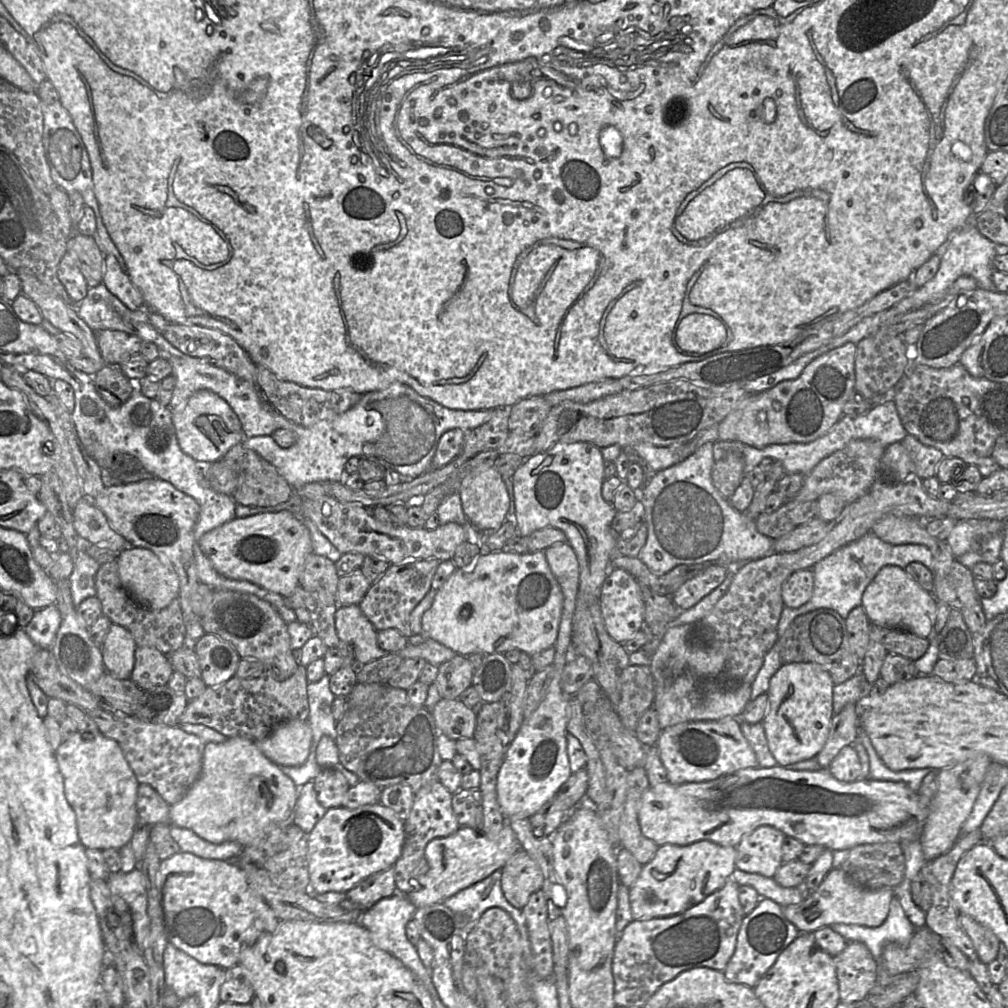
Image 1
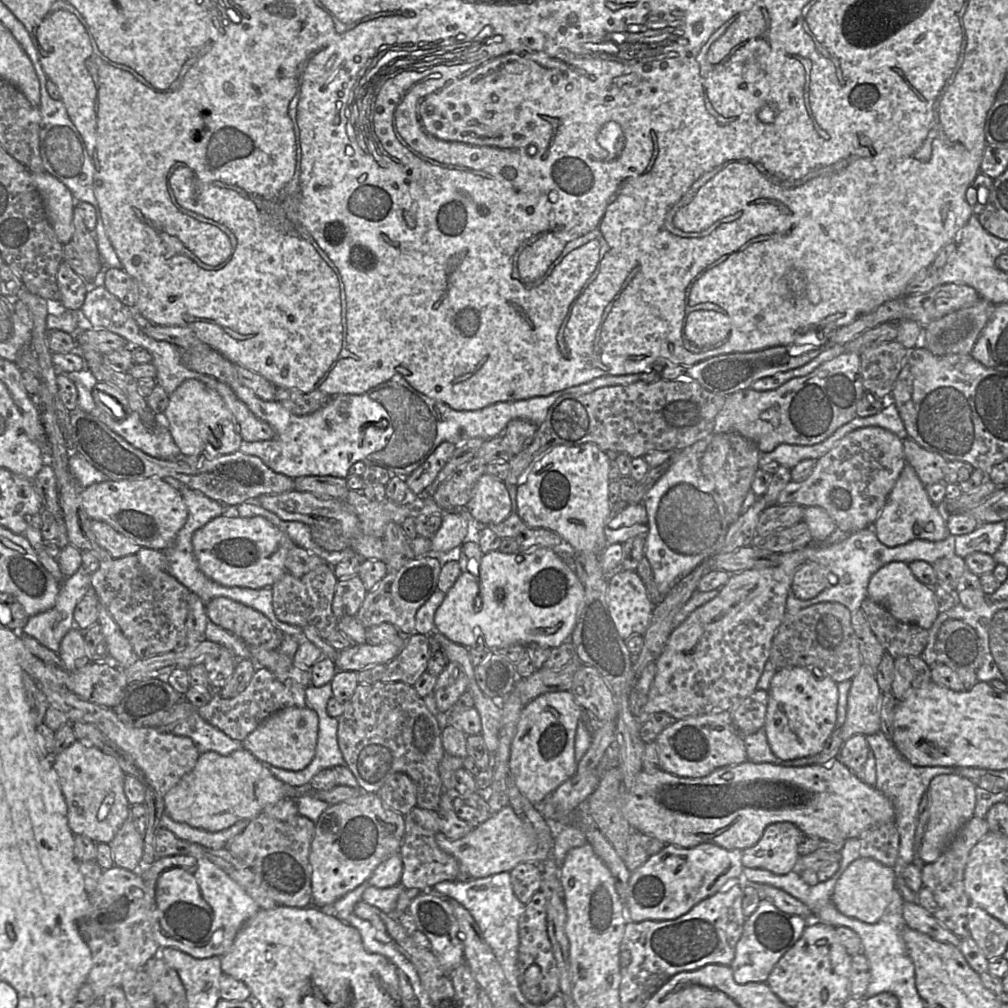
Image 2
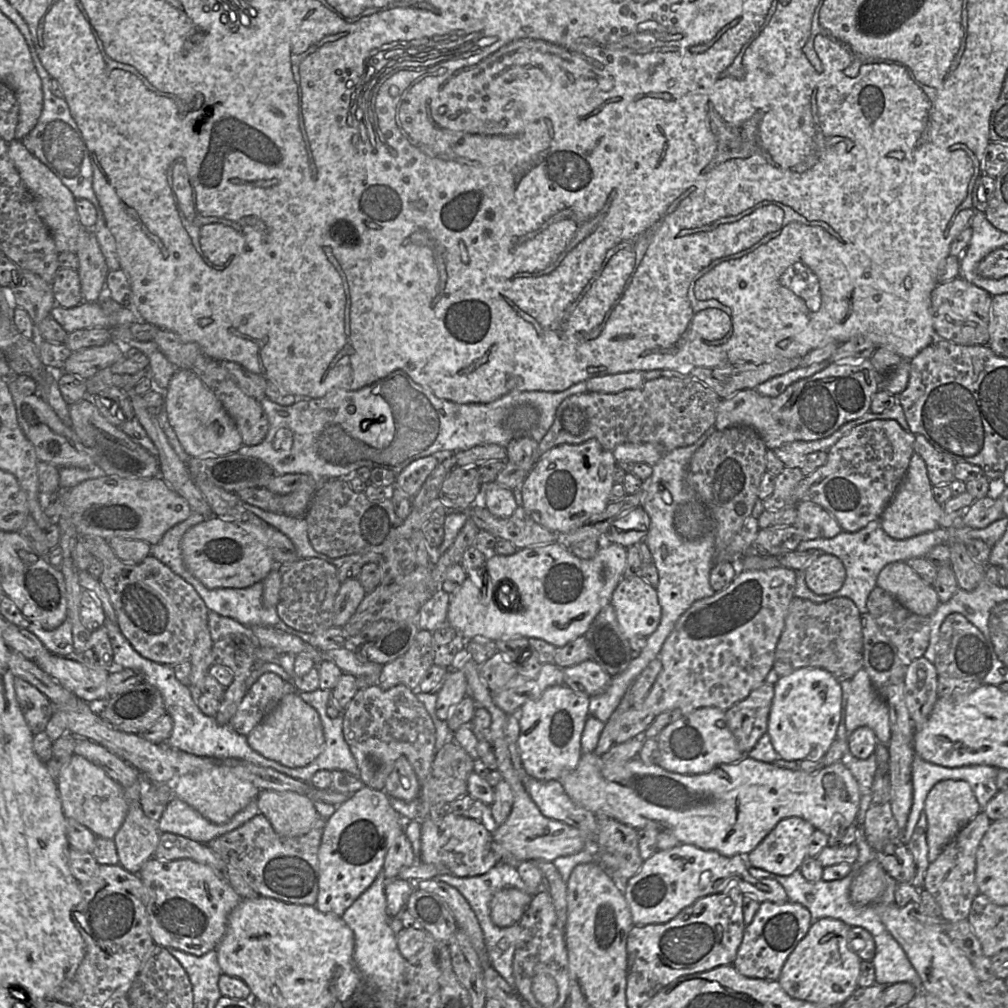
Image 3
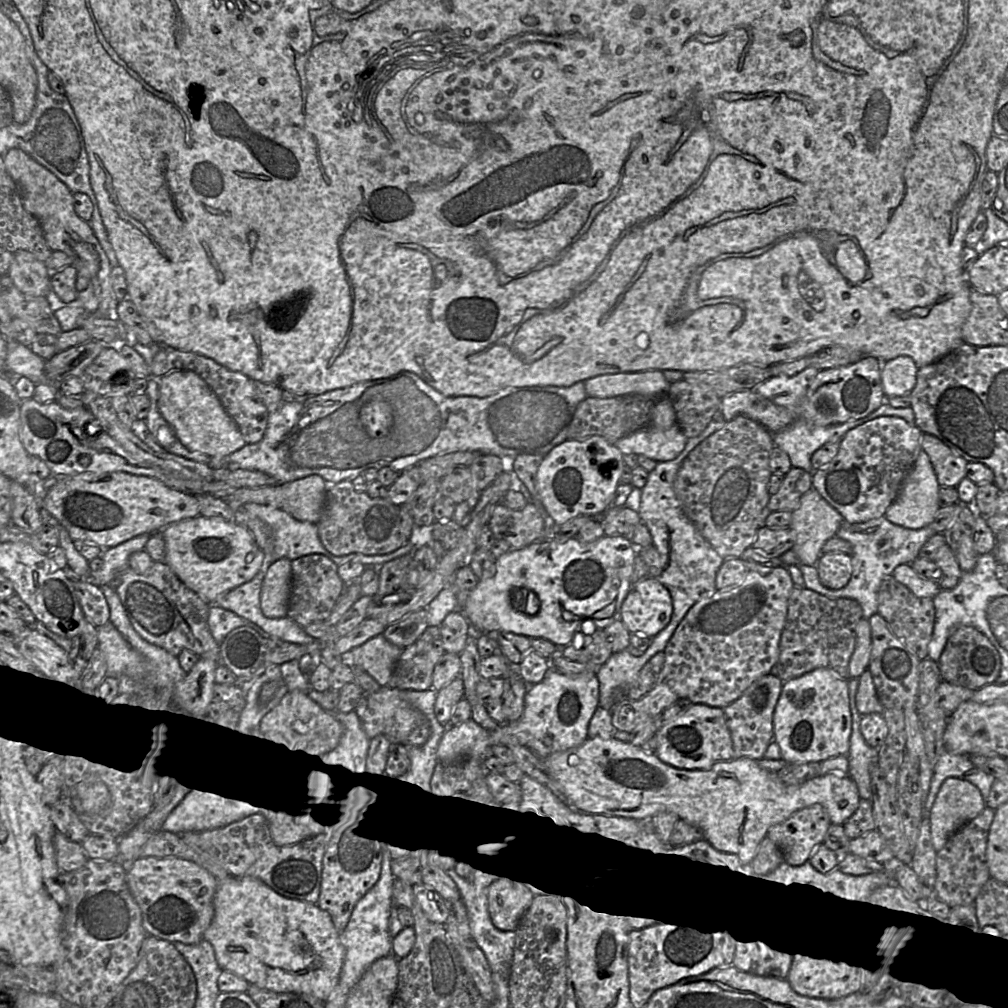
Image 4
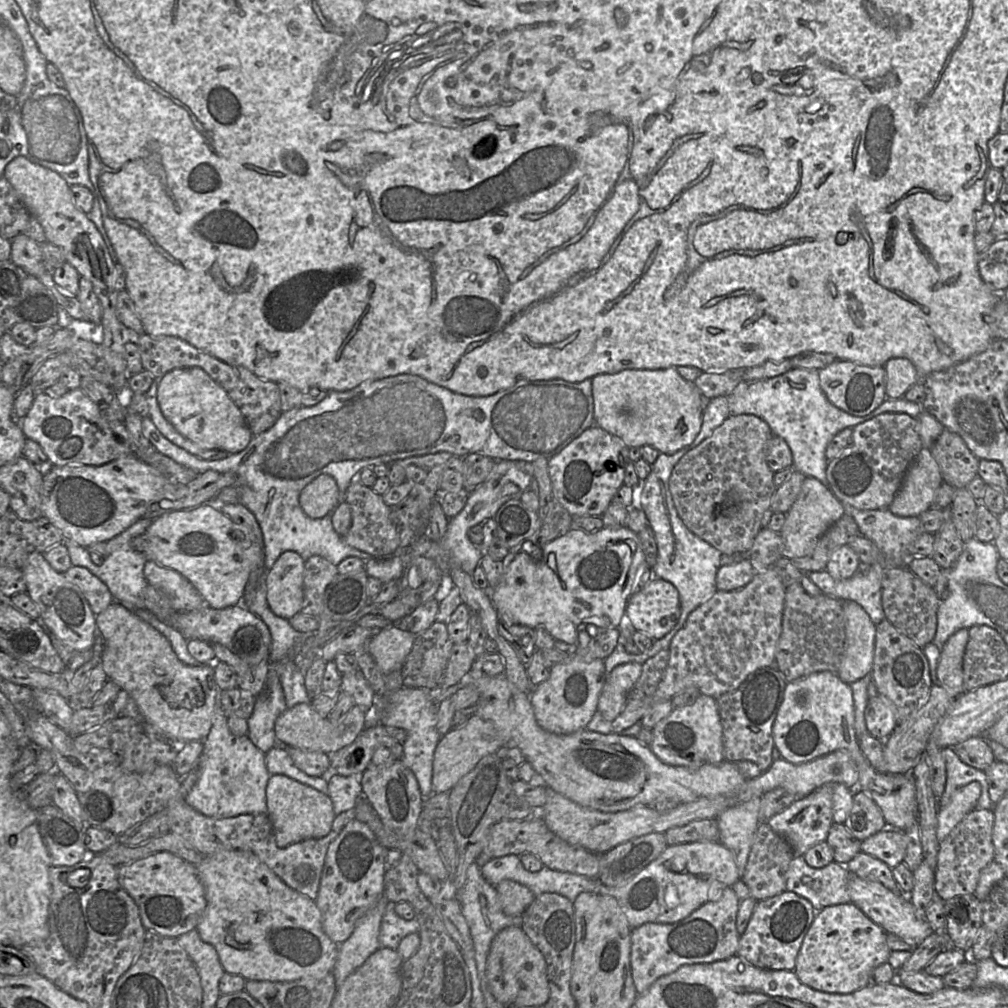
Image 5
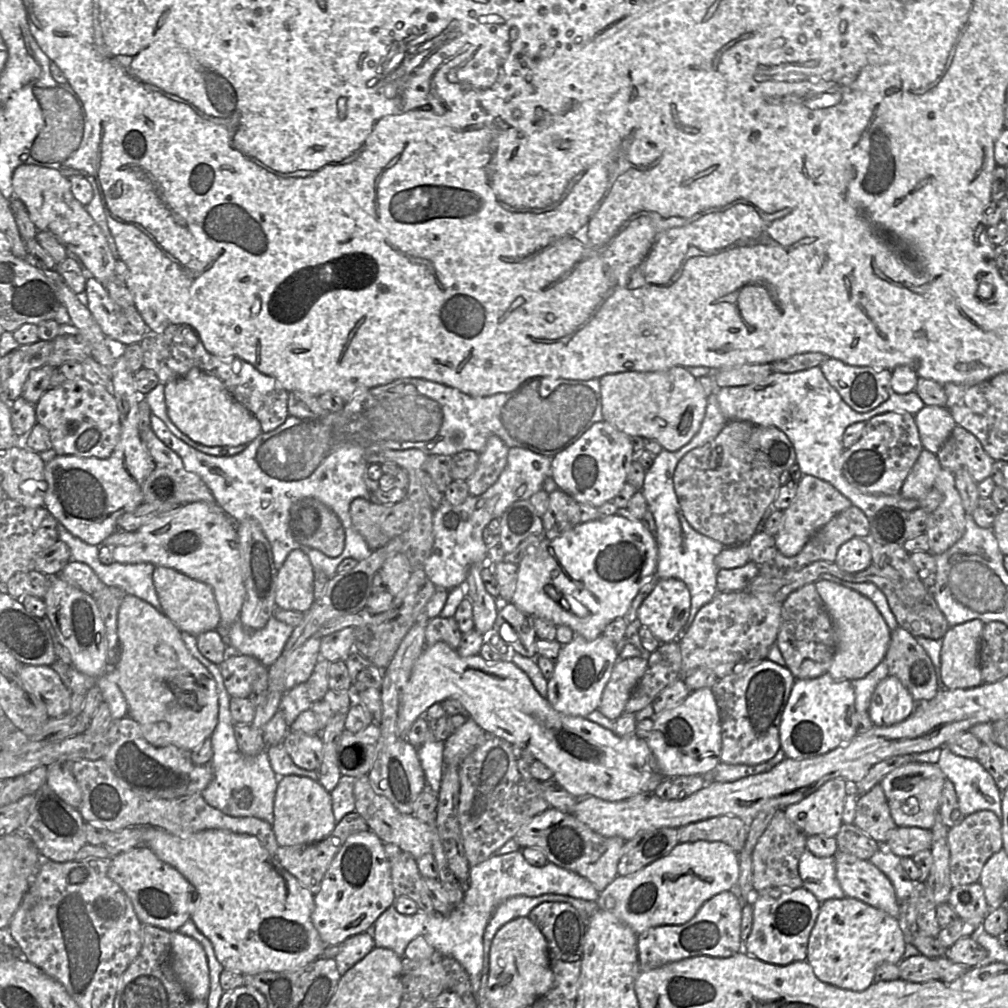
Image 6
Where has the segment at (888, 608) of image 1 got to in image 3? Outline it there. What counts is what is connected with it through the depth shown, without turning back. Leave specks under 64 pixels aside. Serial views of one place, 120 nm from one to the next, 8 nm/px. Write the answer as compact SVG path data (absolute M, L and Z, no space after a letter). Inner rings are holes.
M904 561L887 564L877 577L877 587L889 592L903 606L919 615L931 616L940 604L934 587Z

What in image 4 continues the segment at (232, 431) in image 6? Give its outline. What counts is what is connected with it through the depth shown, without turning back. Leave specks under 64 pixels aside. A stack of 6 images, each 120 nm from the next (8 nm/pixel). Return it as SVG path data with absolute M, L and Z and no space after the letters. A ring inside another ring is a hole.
M173 371L161 377L159 385L159 409L188 450L210 457L226 457L246 445L239 428L227 414L217 395L196 372Z

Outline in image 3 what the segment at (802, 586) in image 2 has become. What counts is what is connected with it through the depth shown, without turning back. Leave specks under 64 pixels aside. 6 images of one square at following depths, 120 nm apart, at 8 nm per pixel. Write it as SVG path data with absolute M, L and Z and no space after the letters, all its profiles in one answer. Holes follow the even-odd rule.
M823 553L804 570L805 582L817 595L838 591L844 584L846 570L843 562L832 554Z

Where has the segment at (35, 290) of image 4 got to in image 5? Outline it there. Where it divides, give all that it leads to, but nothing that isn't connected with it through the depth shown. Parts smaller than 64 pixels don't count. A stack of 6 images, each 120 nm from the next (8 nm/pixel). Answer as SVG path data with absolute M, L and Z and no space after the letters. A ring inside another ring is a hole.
M24 234L15 236L10 242L10 260L15 265L35 277L40 277L46 271L46 262L41 250L41 244Z

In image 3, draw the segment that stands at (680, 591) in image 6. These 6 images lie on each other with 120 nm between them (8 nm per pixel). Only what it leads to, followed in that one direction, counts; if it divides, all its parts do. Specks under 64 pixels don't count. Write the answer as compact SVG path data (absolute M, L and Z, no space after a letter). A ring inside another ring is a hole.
M641 576L623 577L613 591L610 603L628 640L648 637L660 623L657 590Z

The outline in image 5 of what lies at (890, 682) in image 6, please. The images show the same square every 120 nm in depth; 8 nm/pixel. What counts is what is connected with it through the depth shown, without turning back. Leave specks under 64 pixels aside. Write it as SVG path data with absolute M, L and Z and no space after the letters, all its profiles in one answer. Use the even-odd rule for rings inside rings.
M884 696L871 697L865 709L868 732L879 740L885 740L897 726L895 708Z

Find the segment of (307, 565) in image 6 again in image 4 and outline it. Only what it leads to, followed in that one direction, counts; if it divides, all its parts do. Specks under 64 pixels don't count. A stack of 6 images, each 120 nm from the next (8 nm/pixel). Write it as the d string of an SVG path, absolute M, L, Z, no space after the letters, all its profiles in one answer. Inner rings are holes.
M281 558L267 564L260 605L263 614L268 618L282 618L288 614L292 579L291 563L288 558Z

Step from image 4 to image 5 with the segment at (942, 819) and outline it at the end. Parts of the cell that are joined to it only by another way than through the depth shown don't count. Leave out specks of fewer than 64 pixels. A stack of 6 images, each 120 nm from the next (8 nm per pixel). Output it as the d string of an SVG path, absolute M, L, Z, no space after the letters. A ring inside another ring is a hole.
M971 782L955 789L947 806L939 806L936 831L937 840L939 842L942 842L954 827L969 812L975 809L980 794L980 784L978 782Z

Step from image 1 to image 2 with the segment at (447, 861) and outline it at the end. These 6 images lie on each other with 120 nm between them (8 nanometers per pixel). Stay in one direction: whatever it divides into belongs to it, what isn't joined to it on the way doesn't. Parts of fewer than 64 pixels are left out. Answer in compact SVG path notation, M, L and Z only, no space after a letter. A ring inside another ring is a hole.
M509 805L490 816L480 826L473 828L463 838L450 840L442 834L437 834L435 840L442 851L457 860L459 872L456 880L458 881L509 872L520 863L541 863L551 856L550 843L538 843L534 830L526 827Z

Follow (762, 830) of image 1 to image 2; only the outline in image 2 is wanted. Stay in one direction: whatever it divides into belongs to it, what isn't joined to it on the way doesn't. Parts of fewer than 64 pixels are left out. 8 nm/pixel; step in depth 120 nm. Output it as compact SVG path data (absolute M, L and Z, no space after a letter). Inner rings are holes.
M776 822L767 826L752 847L742 850L742 864L761 868L774 874L787 874L797 864L797 848L804 834L791 822Z

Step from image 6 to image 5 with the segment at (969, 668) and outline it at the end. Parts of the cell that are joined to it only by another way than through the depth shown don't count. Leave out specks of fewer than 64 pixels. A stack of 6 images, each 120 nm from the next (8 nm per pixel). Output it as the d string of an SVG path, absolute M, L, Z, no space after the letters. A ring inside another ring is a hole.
M969 629L952 634L942 647L936 677L939 684L954 698L965 692L963 685L963 657L969 639Z

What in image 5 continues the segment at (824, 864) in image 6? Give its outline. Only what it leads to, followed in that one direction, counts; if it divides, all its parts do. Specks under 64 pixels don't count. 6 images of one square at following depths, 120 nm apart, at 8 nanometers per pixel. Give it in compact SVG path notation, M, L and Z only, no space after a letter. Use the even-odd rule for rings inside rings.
M798 856L793 858L786 873L786 890L806 898L819 912L827 906L851 902L847 888L849 876L845 865L835 861L823 868L813 868L806 863L804 856Z

